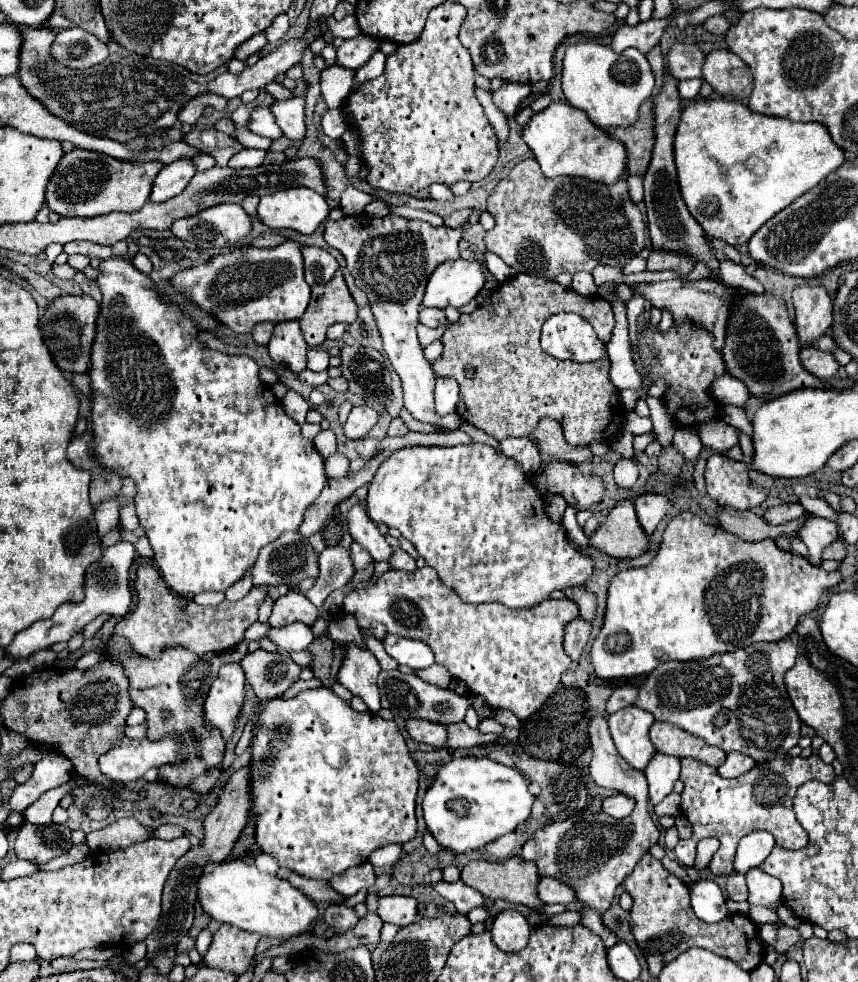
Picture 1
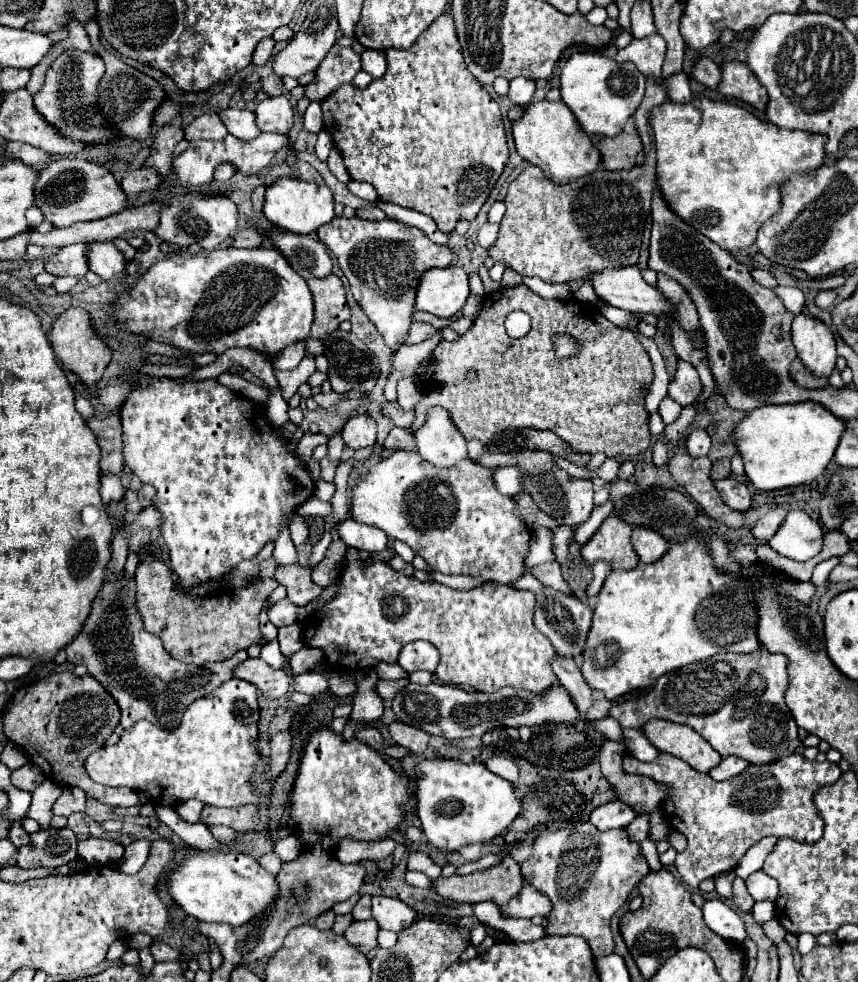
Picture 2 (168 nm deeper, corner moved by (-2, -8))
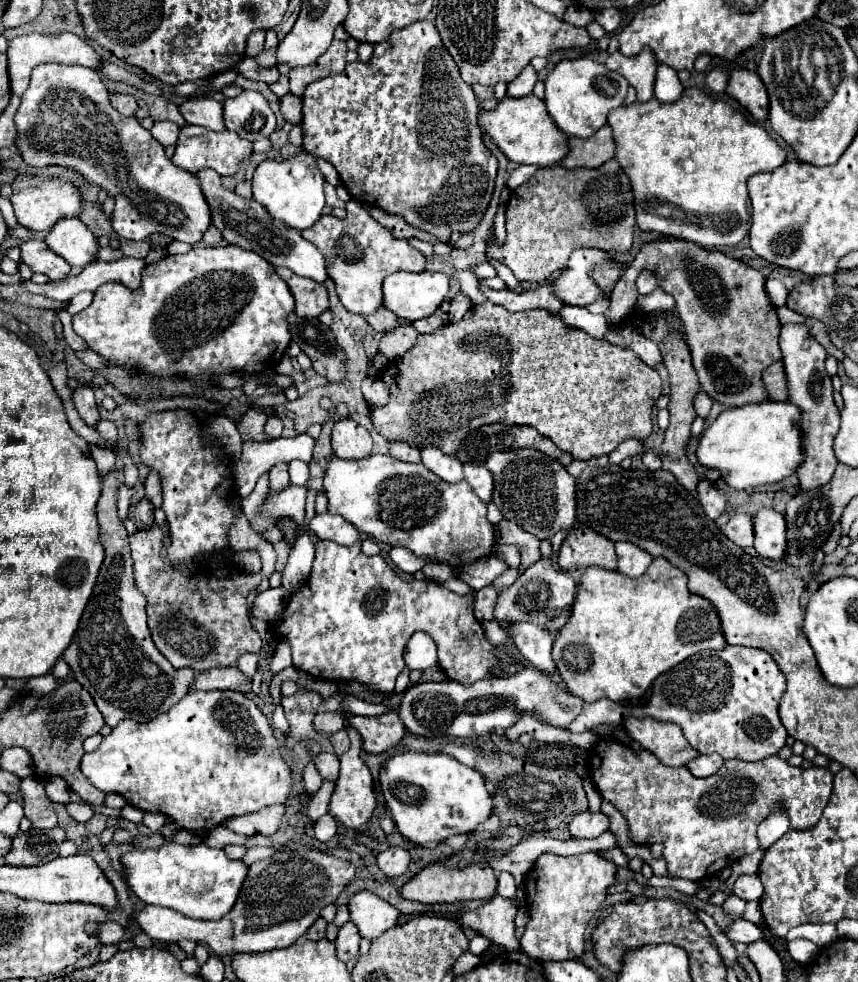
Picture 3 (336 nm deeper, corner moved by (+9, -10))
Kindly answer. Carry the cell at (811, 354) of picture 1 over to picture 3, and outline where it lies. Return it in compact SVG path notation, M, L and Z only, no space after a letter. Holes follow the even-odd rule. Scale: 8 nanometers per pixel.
M774 362L768 366L762 374L762 382L768 392L768 400L772 402L784 402L788 400L788 390L786 390L786 376L784 376L784 366L782 362Z

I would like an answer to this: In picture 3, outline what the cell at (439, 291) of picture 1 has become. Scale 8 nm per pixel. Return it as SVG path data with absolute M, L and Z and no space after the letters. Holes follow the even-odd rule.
M394 272L388 278L384 278L384 308L394 312L398 318L404 320L420 320L430 314L434 314L442 300L446 298L450 286L448 286L448 276L440 272Z

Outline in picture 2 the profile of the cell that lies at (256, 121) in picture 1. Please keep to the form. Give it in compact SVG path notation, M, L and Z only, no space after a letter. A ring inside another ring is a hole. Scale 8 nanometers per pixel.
M227 108L219 112L223 124L227 126L229 134L237 136L239 140L253 140L253 136L259 136L259 128L255 124L255 114L247 108Z

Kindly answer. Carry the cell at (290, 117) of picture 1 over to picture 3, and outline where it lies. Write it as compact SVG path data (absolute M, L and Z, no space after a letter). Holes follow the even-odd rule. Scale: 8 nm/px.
M244 90L234 98L226 98L222 106L226 128L238 132L244 140L254 142L276 130L274 112L266 98L256 90Z

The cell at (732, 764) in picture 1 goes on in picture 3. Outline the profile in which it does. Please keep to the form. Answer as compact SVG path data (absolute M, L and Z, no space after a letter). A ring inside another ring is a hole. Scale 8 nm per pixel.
M712 754L712 756L696 756L696 760L688 762L688 772L692 772L698 778L706 778L718 772L718 768L724 764L724 758L720 754Z

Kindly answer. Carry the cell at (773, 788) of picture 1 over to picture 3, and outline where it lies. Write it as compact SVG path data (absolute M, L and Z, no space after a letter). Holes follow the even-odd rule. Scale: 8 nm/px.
M602 738L592 748L592 756L588 762L590 778L596 784L600 796L614 804L618 812L626 818L628 836L636 846L664 844L664 860L668 870L676 878L700 880L722 872L726 866L732 866L738 858L752 854L760 848L757 828L758 824L770 814L770 806L776 800L786 804L790 814L792 828L812 828L822 816L824 806L832 794L832 772L828 768L808 768L802 770L798 766L790 766L786 760L778 756L768 756L760 762L744 762L744 760L726 760L724 766L708 778L694 778L686 768L668 768L652 758L650 752L642 750L634 754L626 744L616 738Z

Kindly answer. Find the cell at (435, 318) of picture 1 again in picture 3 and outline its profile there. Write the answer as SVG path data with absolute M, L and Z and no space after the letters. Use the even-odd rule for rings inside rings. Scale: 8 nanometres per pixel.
M412 324L398 326L380 338L378 352L384 354L388 360L396 360L416 344L416 338L418 338L418 332Z

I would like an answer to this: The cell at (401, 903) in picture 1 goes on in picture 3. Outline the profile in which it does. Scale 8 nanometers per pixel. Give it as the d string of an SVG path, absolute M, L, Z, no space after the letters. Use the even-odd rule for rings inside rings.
M360 892L350 898L350 920L358 926L362 938L374 940L396 926L398 910L372 892Z

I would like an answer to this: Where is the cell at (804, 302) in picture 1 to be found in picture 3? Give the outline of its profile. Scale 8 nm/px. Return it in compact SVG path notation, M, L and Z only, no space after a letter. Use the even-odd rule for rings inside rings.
M786 324L780 332L780 350L786 370L788 400L800 408L800 432L804 438L804 460L800 462L796 476L800 490L814 490L830 482L838 460L834 458L834 436L840 428L840 410L832 398L832 380L824 370L826 350L808 334L804 324Z

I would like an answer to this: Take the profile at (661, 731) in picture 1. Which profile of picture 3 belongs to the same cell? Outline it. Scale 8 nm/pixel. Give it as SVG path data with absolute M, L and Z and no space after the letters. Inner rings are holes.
M626 718L626 734L636 740L644 750L654 754L666 766L686 766L698 752L688 744L680 726L672 722L656 722L654 718Z

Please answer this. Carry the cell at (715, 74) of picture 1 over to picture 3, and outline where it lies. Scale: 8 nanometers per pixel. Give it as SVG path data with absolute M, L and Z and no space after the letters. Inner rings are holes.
M746 68L734 70L730 74L726 92L736 98L756 120L768 118L768 90L756 72Z

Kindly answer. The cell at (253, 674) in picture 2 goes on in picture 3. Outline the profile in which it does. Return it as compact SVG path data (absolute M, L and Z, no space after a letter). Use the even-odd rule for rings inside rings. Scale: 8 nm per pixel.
M236 666L232 668L212 668L208 672L196 674L190 692L210 692L210 690L236 690L248 694L252 690L252 682L244 676Z

